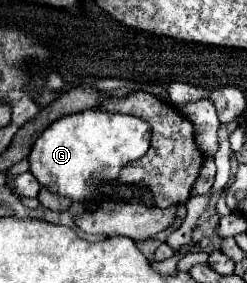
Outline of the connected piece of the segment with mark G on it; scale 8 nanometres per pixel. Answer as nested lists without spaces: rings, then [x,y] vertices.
[[[94,107],[94,109],[86,109],[82,113],[74,113],[74,115],[68,115],[68,117],[54,121],[36,139],[28,161],[30,161],[30,171],[38,177],[40,185],[48,187],[54,193],[66,195],[76,203],[82,203],[84,199],[92,197],[94,177],[96,177],[96,185],[100,185],[102,181],[116,179],[120,169],[126,163],[140,159],[148,151],[148,147],[150,147],[150,125],[146,121],[142,121],[140,117],[134,117],[134,115],[112,113],[112,111],[104,111],[100,107]]]

